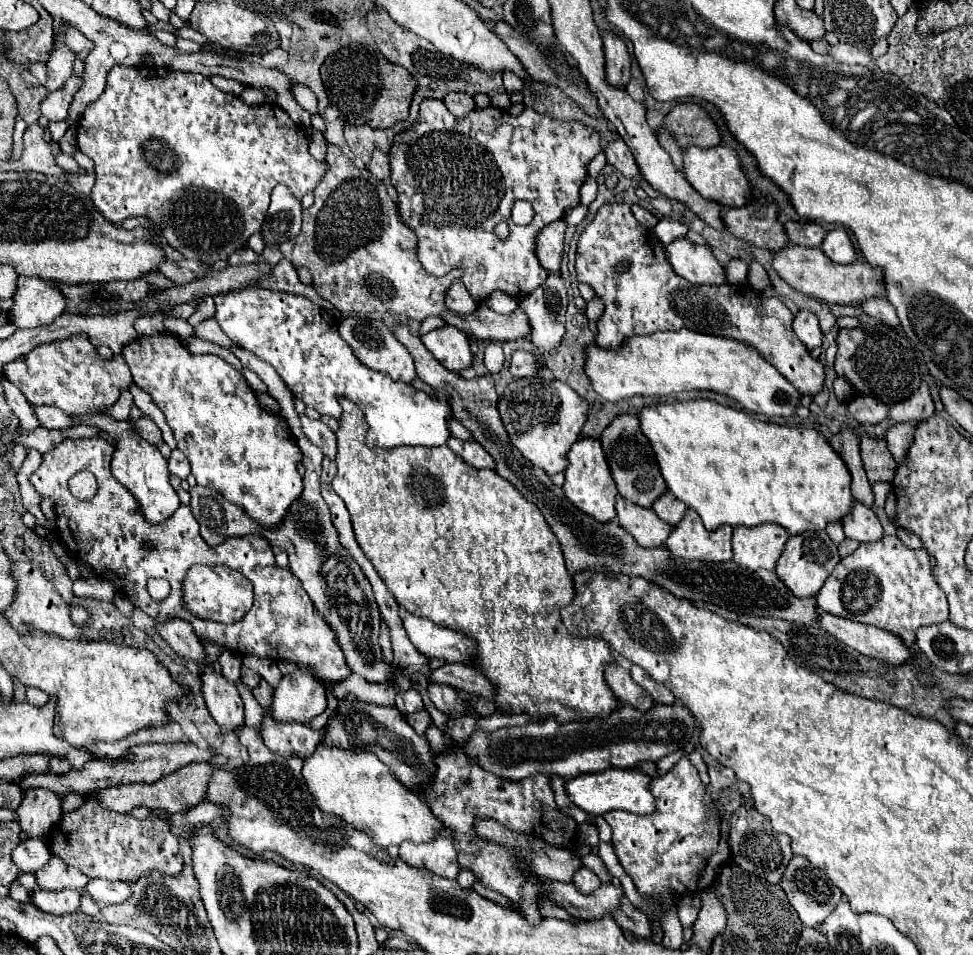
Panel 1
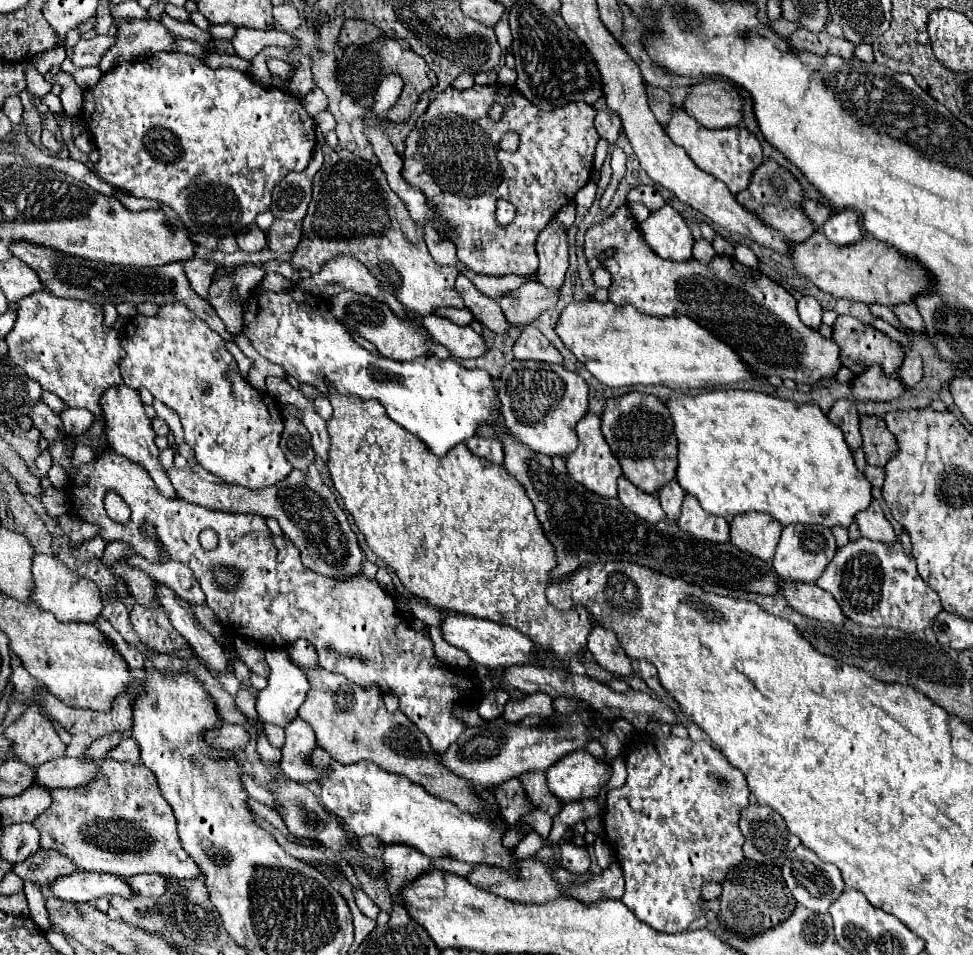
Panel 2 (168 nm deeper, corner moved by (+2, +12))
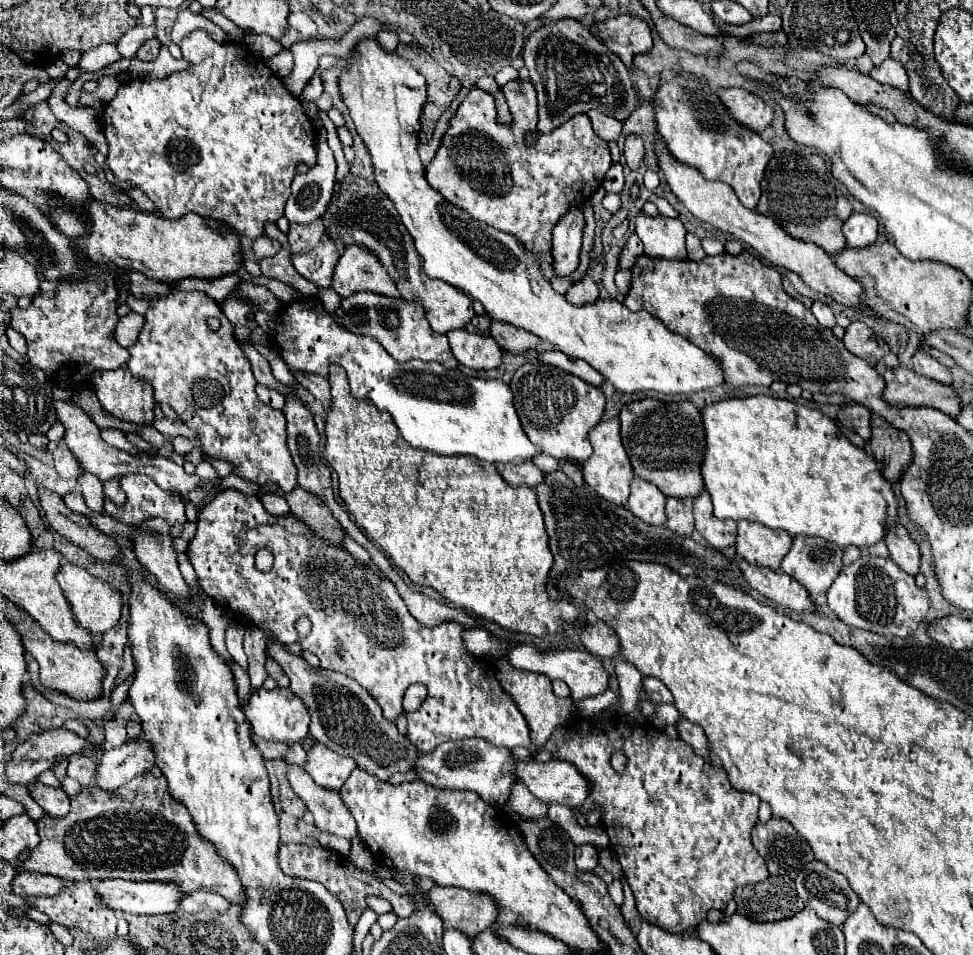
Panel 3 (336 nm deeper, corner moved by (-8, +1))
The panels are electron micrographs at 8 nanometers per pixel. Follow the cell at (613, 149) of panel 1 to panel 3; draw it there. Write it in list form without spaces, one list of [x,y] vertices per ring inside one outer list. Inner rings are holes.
[[[590,111],[588,113],[592,125],[594,125],[594,133],[604,139],[604,141],[618,141],[620,139],[620,133],[622,133],[622,121],[618,119],[612,119],[600,111]]]

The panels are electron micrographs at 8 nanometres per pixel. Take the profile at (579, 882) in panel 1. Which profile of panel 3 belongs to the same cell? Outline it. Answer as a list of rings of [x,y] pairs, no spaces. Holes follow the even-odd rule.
[[[580,845],[576,847],[576,869],[578,871],[594,871],[598,865],[598,851],[594,845]]]

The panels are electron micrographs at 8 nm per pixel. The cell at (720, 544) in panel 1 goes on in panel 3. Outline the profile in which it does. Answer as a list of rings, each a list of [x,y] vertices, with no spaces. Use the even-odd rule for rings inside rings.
[[[700,493],[694,499],[694,519],[696,519],[696,531],[708,541],[710,547],[724,551],[734,547],[736,543],[736,521],[726,519],[714,519],[710,497],[706,493]]]

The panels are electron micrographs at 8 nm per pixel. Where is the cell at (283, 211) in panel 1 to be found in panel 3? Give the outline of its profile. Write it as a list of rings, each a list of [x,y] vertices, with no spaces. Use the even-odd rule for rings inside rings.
[[[318,129],[316,139],[318,163],[304,175],[296,175],[292,183],[292,195],[286,201],[286,219],[290,223],[308,225],[316,221],[324,211],[326,203],[334,193],[336,161],[326,145],[326,129]]]

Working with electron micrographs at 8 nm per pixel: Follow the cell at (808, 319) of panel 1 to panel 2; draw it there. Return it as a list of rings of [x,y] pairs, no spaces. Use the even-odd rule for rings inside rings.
[[[802,296],[798,300],[798,312],[800,312],[800,320],[810,326],[810,328],[820,328],[822,324],[822,306],[816,298],[812,296]]]

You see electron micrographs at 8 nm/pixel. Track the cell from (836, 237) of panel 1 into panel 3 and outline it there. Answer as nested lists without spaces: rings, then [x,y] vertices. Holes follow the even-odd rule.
[[[852,213],[842,225],[842,233],[846,237],[846,247],[868,247],[878,237],[878,221],[868,213]]]

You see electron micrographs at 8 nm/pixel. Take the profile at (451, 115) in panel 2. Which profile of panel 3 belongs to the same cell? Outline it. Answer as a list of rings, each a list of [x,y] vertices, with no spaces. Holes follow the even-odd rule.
[[[510,81],[502,87],[502,95],[508,101],[508,107],[512,111],[514,123],[512,127],[498,125],[496,123],[496,105],[494,97],[486,91],[478,91],[476,87],[466,95],[466,99],[456,109],[456,115],[450,121],[450,127],[446,135],[442,137],[442,143],[430,161],[426,165],[426,181],[434,191],[438,191],[448,203],[464,209],[480,223],[486,223],[498,231],[510,233],[516,239],[522,241],[524,249],[534,255],[534,259],[540,265],[540,271],[544,273],[544,279],[550,281],[554,275],[554,269],[550,267],[550,239],[552,229],[560,221],[562,215],[566,215],[572,207],[572,203],[582,203],[592,197],[592,193],[598,191],[598,187],[604,181],[606,171],[610,169],[610,149],[608,143],[598,139],[592,131],[592,123],[586,113],[574,115],[574,119],[566,121],[562,127],[538,135],[532,145],[526,143],[526,133],[536,131],[538,115],[536,115],[536,95],[530,81]]]

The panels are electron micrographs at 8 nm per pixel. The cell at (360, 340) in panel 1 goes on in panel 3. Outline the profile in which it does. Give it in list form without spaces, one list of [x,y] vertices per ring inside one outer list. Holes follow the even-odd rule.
[[[360,291],[342,299],[340,309],[342,309],[342,323],[348,331],[356,335],[374,337],[398,363],[420,359],[420,361],[438,361],[448,369],[458,367],[458,361],[450,351],[446,335],[434,333],[430,329],[430,323],[426,321],[420,303],[412,303],[412,301],[408,303],[404,299],[392,299],[370,291]]]

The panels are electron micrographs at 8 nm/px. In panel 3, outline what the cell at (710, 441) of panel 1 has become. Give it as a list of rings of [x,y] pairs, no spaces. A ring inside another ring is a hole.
[[[754,395],[754,397],[744,397],[744,399],[718,401],[718,403],[712,403],[704,409],[700,409],[700,413],[702,413],[702,421],[704,421],[704,433],[706,433],[706,455],[700,463],[700,473],[704,479],[704,491],[712,499],[716,519],[756,521],[756,523],[762,523],[770,529],[782,529],[782,531],[790,533],[792,537],[816,535],[816,537],[822,537],[822,539],[828,539],[828,541],[840,545],[842,549],[846,549],[848,545],[856,545],[860,549],[866,549],[884,537],[886,527],[896,525],[896,497],[894,497],[892,485],[882,477],[878,463],[874,459],[870,459],[864,453],[864,449],[854,447],[848,441],[848,437],[838,429],[838,425],[830,417],[826,417],[822,411],[792,403],[788,399],[776,399],[770,395]]]

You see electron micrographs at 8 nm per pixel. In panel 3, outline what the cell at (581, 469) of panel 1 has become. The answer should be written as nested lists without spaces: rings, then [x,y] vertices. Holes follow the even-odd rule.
[[[614,417],[614,419],[608,419],[608,421],[600,421],[594,429],[590,429],[590,443],[594,447],[594,453],[582,465],[586,485],[592,487],[606,501],[610,501],[614,505],[624,505],[628,501],[630,483],[634,479],[634,473],[632,473],[630,461],[626,457],[626,451],[622,447],[622,441],[620,441],[620,423],[618,423],[618,419]]]

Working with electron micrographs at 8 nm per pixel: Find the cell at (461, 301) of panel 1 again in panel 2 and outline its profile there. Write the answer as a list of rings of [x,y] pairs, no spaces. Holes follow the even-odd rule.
[[[464,274],[458,276],[456,280],[456,290],[460,292],[466,308],[474,314],[474,318],[478,322],[482,322],[488,330],[496,332],[496,334],[504,334],[510,330],[512,324],[508,324],[500,304],[494,298],[488,298],[486,294],[482,294]]]

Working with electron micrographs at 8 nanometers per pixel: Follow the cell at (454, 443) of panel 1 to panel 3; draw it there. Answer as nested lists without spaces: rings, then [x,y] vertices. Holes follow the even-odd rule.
[[[524,461],[524,463],[494,463],[496,471],[502,475],[502,479],[514,487],[518,485],[528,485],[528,487],[536,487],[538,483],[542,483],[544,473],[532,463],[532,461]]]

